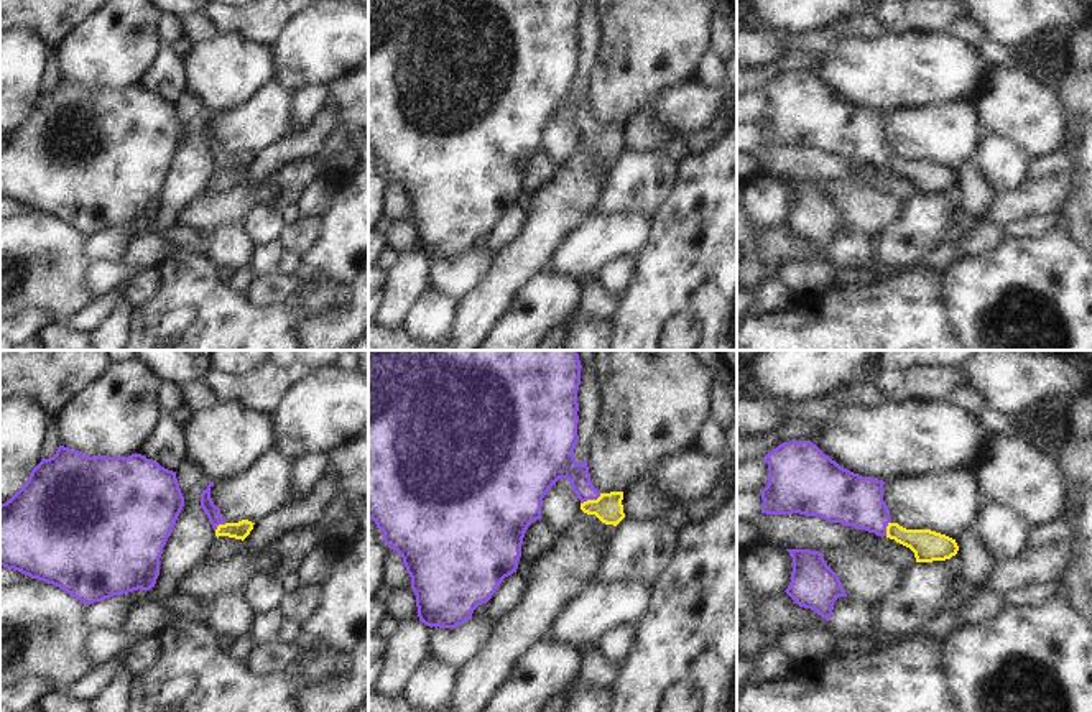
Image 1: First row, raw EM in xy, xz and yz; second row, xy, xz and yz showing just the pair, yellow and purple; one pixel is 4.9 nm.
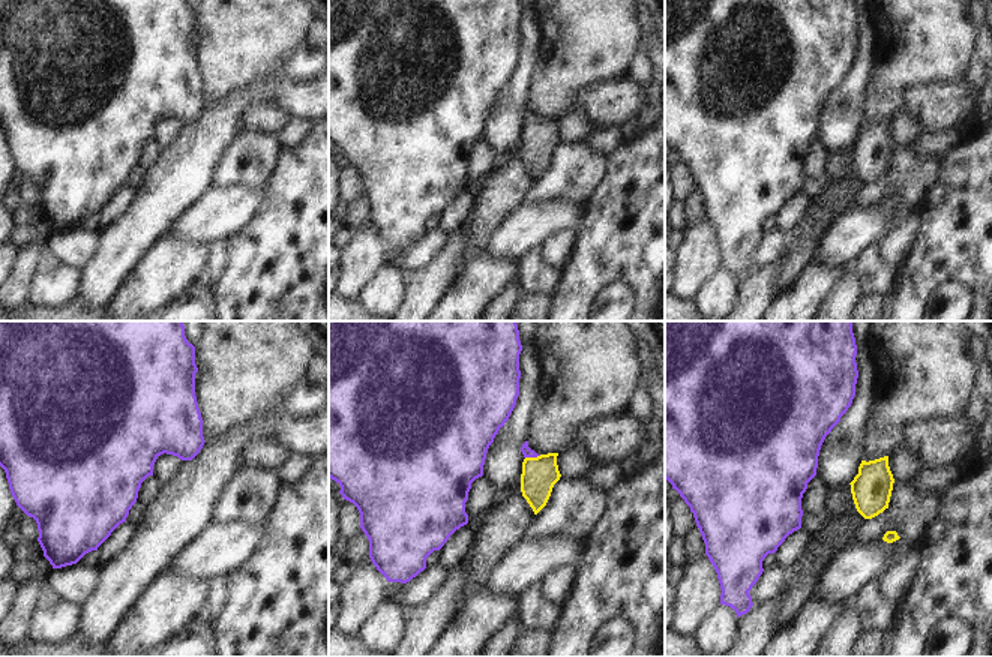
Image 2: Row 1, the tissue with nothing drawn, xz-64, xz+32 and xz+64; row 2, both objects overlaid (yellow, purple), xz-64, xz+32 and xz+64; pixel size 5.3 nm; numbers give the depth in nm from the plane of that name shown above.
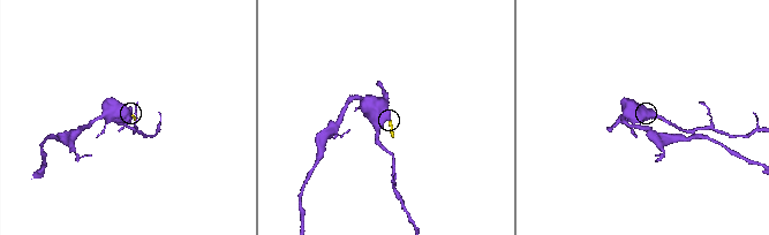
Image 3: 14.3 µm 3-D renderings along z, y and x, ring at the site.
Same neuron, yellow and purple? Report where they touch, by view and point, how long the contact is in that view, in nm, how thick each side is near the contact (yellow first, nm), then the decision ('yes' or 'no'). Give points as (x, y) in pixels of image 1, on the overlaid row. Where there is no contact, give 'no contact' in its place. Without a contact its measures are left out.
xz (591, 500) | 120 nm | 140/160 nm | yes

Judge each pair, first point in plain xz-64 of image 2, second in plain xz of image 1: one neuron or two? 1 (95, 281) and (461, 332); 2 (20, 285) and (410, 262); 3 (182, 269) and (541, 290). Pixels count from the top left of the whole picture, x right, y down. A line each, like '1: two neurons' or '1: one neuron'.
1: one neuron
2: one neuron
3: one neuron

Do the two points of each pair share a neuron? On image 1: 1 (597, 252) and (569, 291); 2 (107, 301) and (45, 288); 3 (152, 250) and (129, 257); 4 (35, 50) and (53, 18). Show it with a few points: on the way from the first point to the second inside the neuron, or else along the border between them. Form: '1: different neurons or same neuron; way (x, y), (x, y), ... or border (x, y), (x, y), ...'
1: different neurons; border (546, 268), (568, 275), (592, 273)
2: different neurons; border (94, 298), (86, 308), (63, 321)
3: same neuron; way (147, 250), (134, 255)
4: different neurons; border (17, 27), (33, 32), (50, 50)

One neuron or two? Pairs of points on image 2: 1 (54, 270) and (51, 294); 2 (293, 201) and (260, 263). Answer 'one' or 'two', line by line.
1: one
2: one

